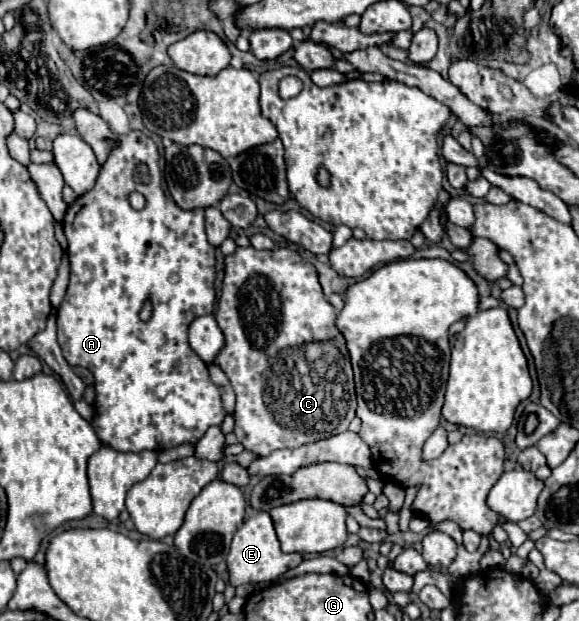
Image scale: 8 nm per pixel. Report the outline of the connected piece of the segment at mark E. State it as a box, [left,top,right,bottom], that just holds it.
[227,511,301,587]

